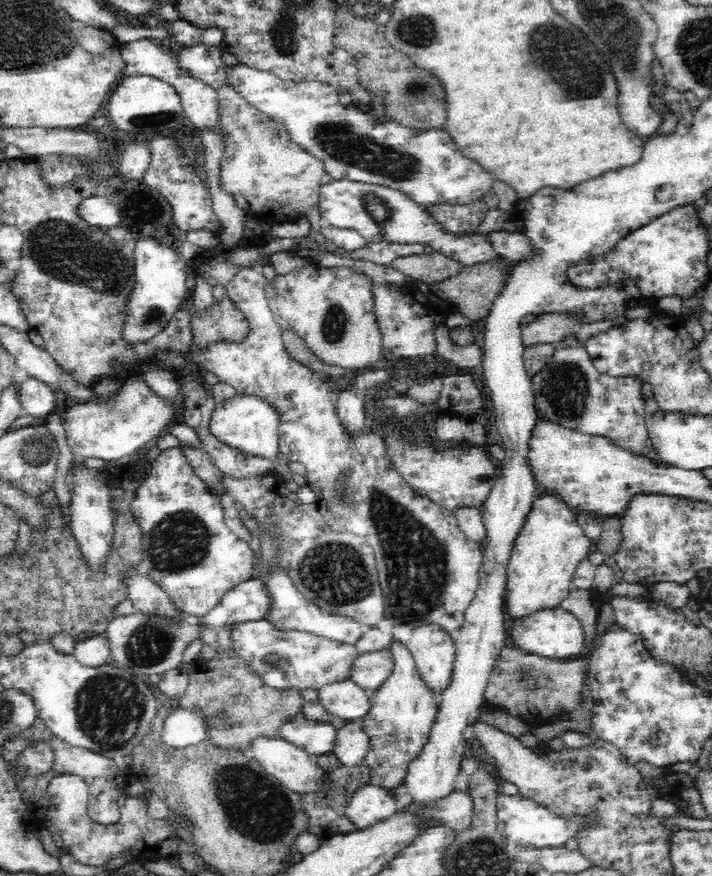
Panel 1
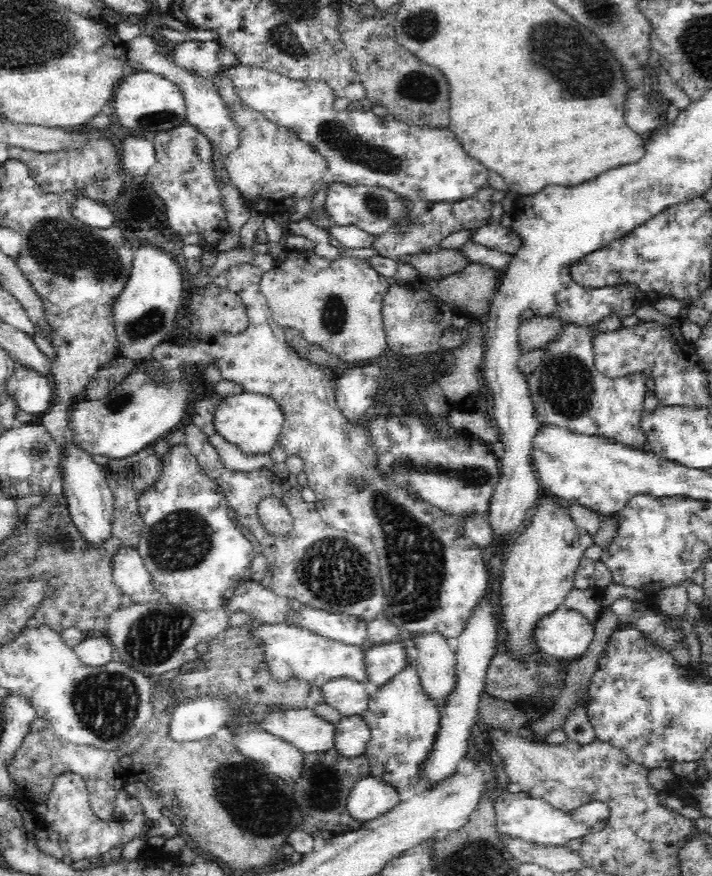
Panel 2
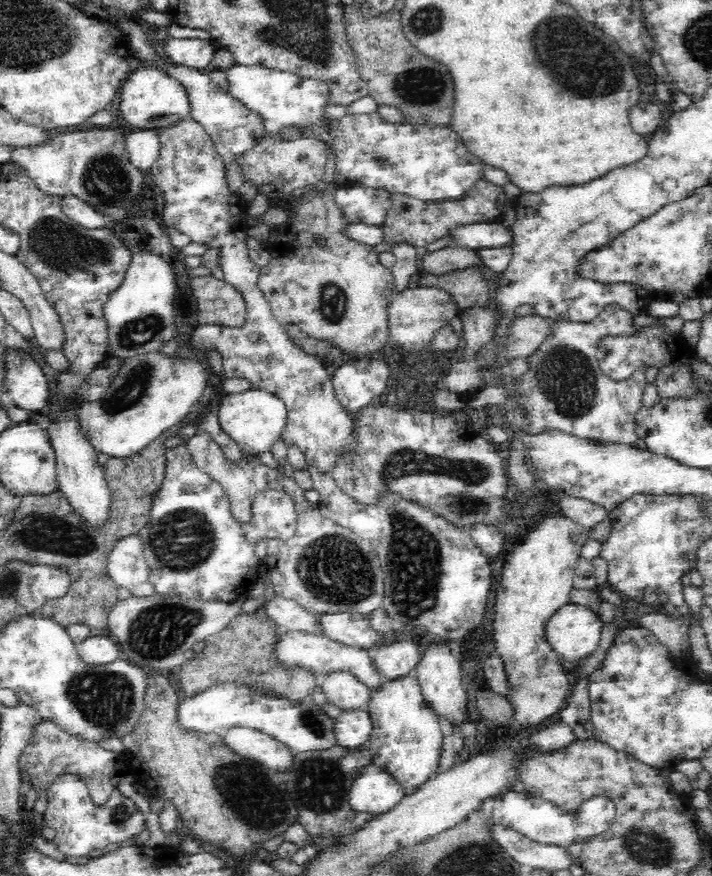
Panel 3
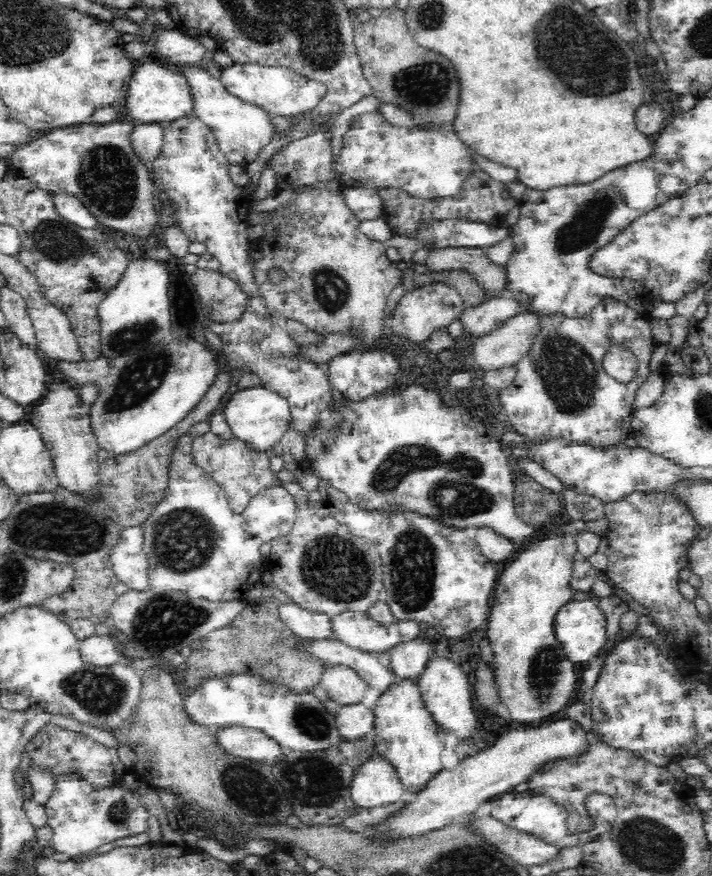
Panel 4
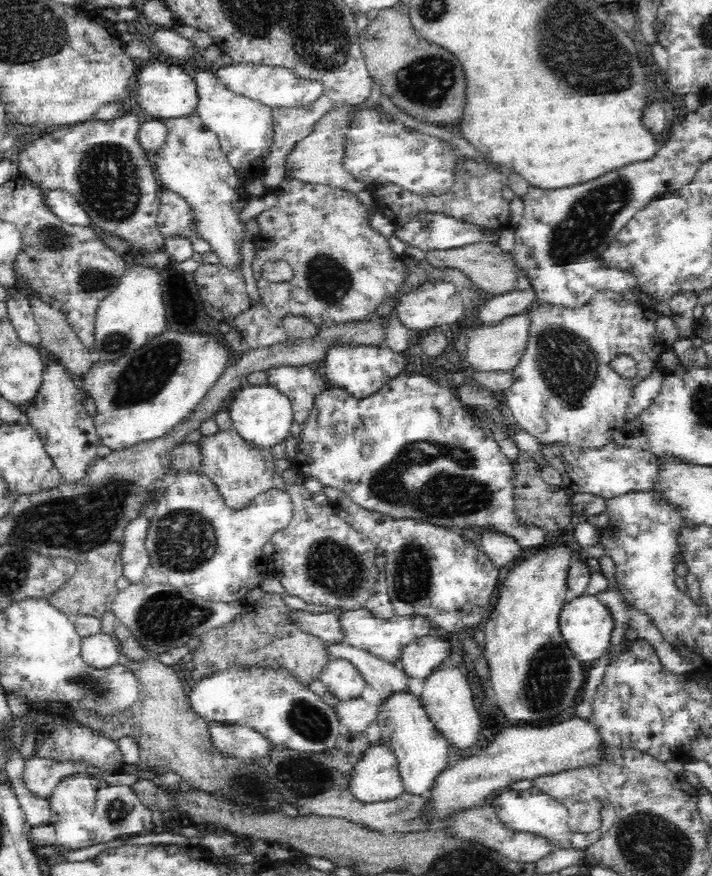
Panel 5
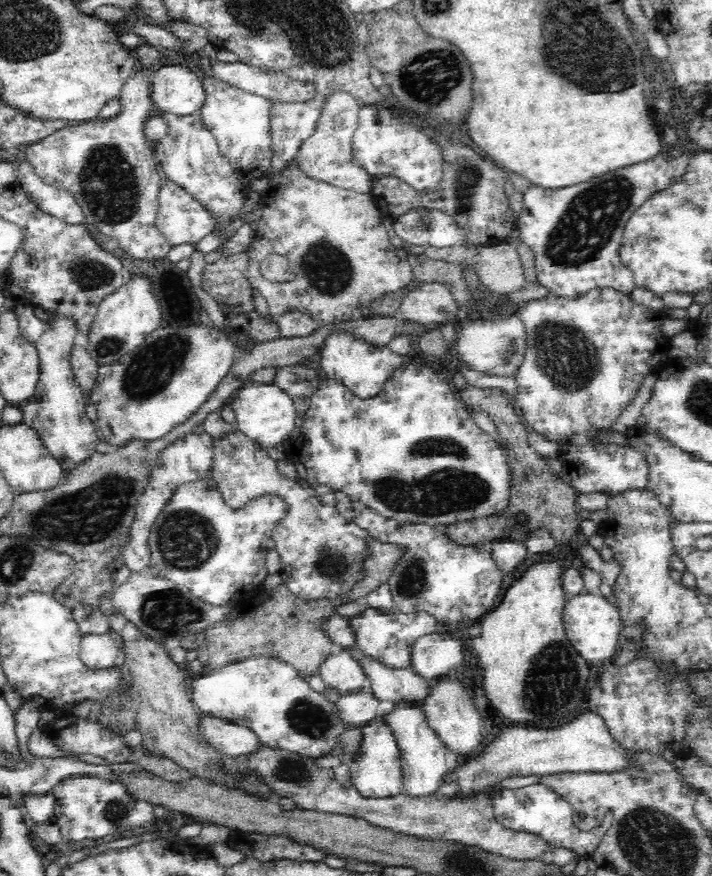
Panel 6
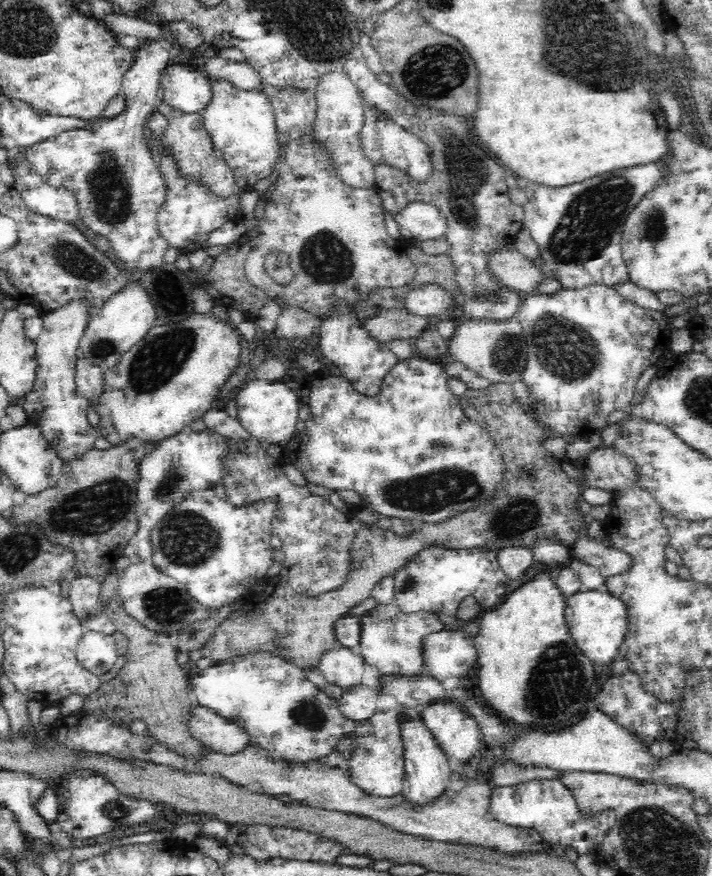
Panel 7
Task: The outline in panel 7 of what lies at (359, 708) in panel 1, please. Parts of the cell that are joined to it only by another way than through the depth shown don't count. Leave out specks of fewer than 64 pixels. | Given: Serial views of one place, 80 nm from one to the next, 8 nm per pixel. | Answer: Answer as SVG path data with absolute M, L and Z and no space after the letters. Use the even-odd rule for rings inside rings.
M340 645L321 654L318 668L328 683L345 689L362 682L366 664L360 651Z

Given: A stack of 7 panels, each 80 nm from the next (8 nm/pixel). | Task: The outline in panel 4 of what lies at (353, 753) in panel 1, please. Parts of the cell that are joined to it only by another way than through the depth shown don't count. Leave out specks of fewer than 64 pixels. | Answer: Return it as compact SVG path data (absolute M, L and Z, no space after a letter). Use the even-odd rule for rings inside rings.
M361 702L340 705L335 714L335 722L340 738L345 740L359 739L374 727L374 708L368 708Z

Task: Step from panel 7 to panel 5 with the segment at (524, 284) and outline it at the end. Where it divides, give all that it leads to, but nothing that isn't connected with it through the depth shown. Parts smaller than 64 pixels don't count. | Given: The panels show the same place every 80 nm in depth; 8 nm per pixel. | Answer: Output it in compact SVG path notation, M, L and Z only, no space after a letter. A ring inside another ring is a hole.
M497 241L473 242L458 248L446 250L427 250L425 258L432 266L447 266L460 269L473 283L488 294L503 295L518 286L518 263L514 251L506 251Z

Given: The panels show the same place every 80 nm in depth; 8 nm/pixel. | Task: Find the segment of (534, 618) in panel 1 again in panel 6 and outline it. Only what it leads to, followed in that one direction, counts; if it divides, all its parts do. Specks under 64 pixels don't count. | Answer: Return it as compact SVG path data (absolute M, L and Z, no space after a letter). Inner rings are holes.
M575 594L567 599L564 612L564 627L572 646L596 667L605 667L613 661L620 648L620 634L624 628L619 606L600 594Z

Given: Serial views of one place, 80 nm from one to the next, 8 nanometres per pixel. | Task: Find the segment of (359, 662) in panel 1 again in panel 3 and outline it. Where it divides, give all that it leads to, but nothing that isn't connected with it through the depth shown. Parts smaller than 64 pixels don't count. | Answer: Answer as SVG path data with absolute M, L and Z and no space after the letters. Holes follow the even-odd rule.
M404 638L392 644L382 645L372 654L380 673L393 681L414 674L422 661L423 653L418 648L418 642Z

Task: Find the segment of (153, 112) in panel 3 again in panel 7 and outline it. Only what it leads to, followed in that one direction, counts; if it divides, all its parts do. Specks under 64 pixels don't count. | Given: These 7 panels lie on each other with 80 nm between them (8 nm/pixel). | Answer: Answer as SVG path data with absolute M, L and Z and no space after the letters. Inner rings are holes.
M184 64L168 66L160 84L161 99L182 112L202 113L212 102L212 81L200 72L186 70Z

